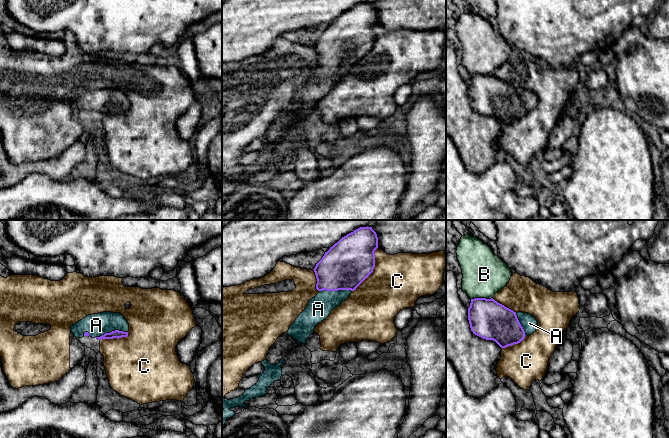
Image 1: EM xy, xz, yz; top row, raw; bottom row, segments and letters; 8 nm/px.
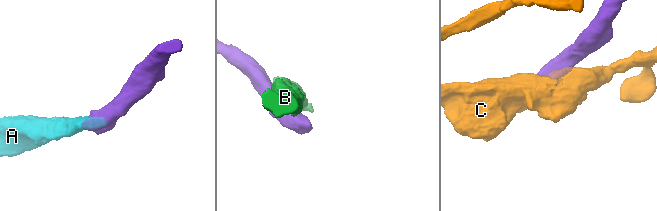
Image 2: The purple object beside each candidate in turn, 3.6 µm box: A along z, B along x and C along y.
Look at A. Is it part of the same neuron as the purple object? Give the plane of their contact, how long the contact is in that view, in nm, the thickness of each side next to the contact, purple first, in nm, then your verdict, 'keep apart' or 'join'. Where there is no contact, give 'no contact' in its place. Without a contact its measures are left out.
xy | 280 nm | 70/180 nm | join

